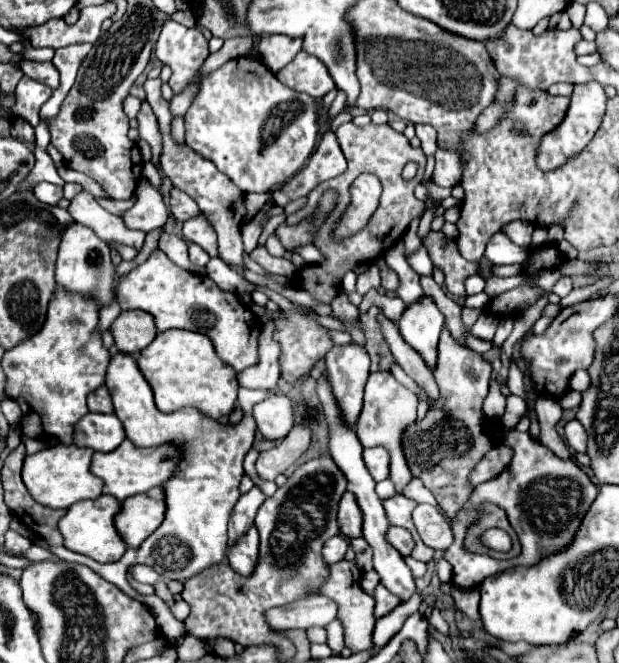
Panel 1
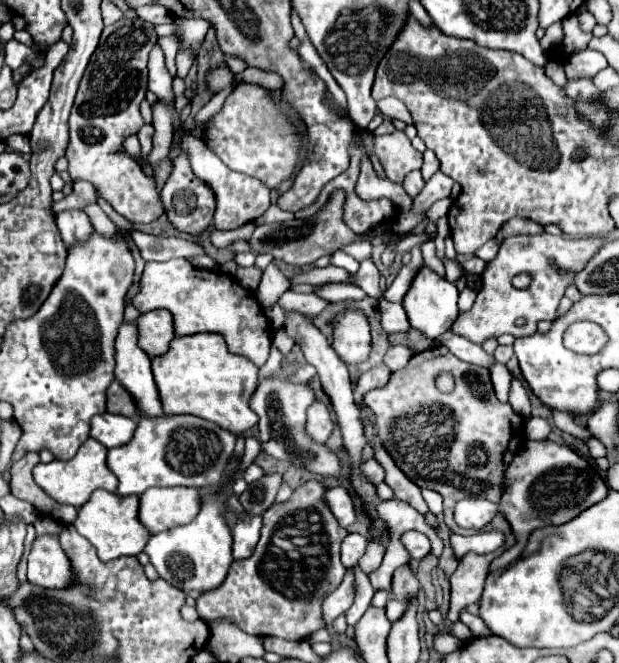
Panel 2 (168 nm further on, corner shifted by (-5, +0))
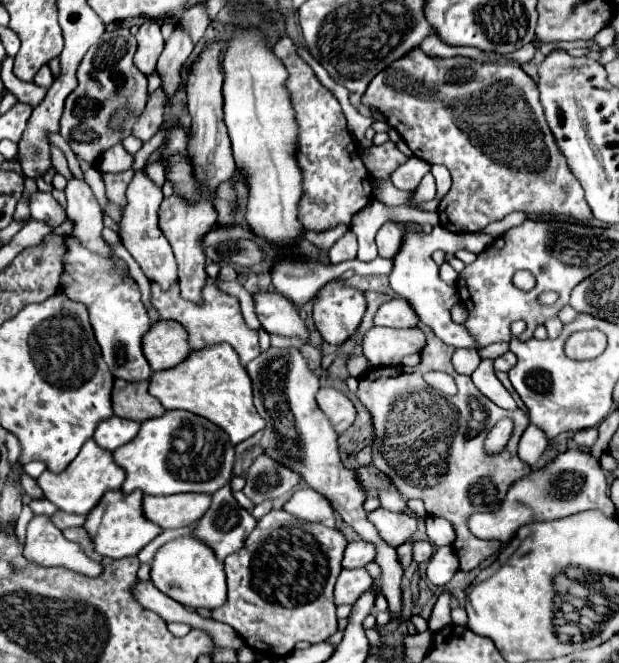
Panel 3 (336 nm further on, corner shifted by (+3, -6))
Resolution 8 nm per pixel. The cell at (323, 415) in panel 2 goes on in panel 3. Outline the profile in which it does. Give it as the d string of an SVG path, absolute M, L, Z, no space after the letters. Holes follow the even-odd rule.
M321 388L315 396L319 410L329 418L331 426L337 434L345 432L355 420L355 406L349 402L347 396L333 388Z

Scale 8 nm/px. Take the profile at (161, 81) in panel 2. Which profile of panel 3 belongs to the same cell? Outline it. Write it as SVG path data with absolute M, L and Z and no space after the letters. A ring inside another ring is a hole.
M153 22L143 24L137 32L137 42L139 42L139 48L135 54L135 66L145 76L151 76L155 72L157 60L163 52L163 38L159 32L159 24L153 24Z

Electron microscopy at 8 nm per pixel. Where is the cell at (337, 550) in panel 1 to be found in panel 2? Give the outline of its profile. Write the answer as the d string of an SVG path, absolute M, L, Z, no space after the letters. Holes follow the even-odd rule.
M347 534L347 538L341 544L341 562L347 568L357 566L359 558L365 554L367 544L369 544L369 538L365 538L361 534Z

